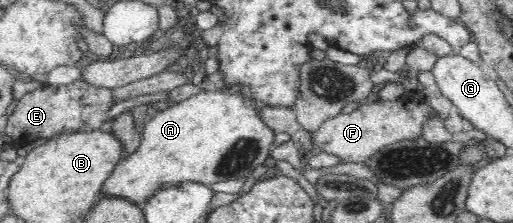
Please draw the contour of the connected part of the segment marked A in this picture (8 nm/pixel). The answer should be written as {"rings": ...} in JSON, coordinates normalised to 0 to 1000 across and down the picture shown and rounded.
{"rings":[[[439,359],[433,395],[400,386],[366,439],[341,457],[339,475],[306,480],[296,529],[281,556],[269,664],[251,700],[236,709],[222,744],[216,789],[201,816],[201,852],[232,861],[275,919],[277,888],[296,852],[343,807],[392,807],[405,825],[446,798],[485,794],[524,740],[522,673],[530,655],[536,587],[509,516],[511,466],[493,439],[493,386],[480,359]]]}

